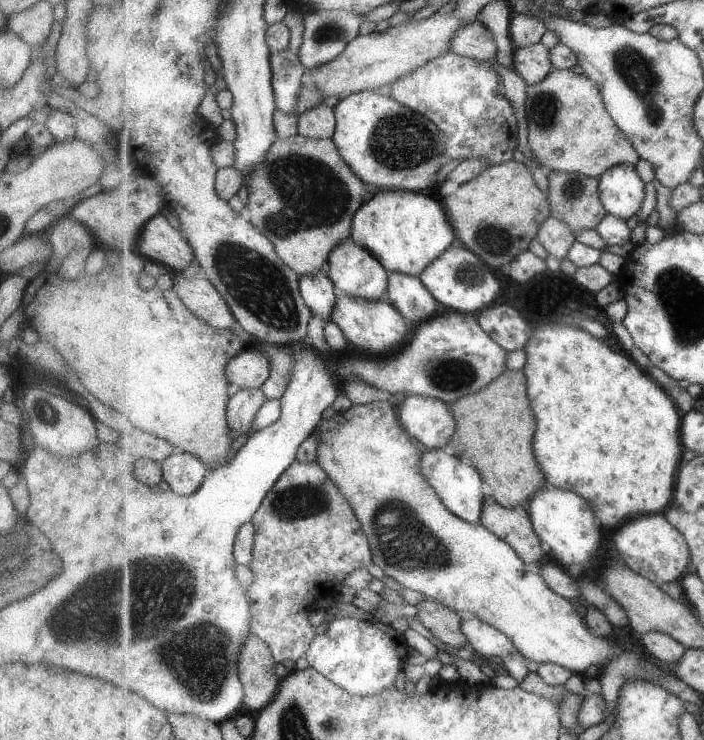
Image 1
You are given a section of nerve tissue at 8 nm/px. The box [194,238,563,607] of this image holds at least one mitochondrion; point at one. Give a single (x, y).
(260, 287)

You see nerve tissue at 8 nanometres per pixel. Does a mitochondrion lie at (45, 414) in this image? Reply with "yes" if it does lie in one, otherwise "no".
yes

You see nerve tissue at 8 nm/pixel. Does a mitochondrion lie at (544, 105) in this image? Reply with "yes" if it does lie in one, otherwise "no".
yes

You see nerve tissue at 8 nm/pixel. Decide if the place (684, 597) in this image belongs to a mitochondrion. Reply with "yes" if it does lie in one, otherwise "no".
no

